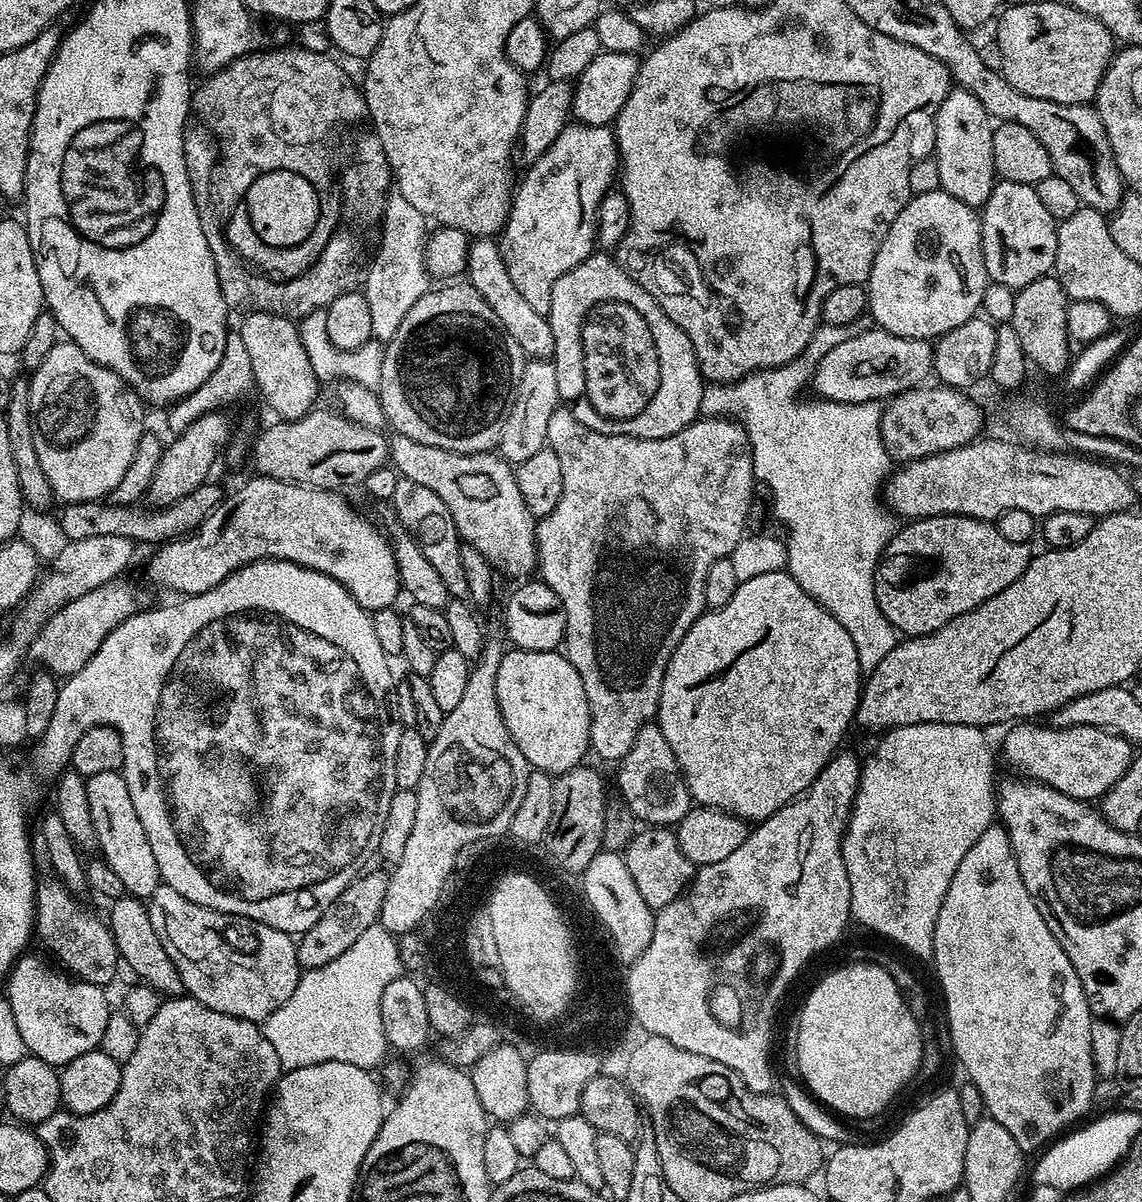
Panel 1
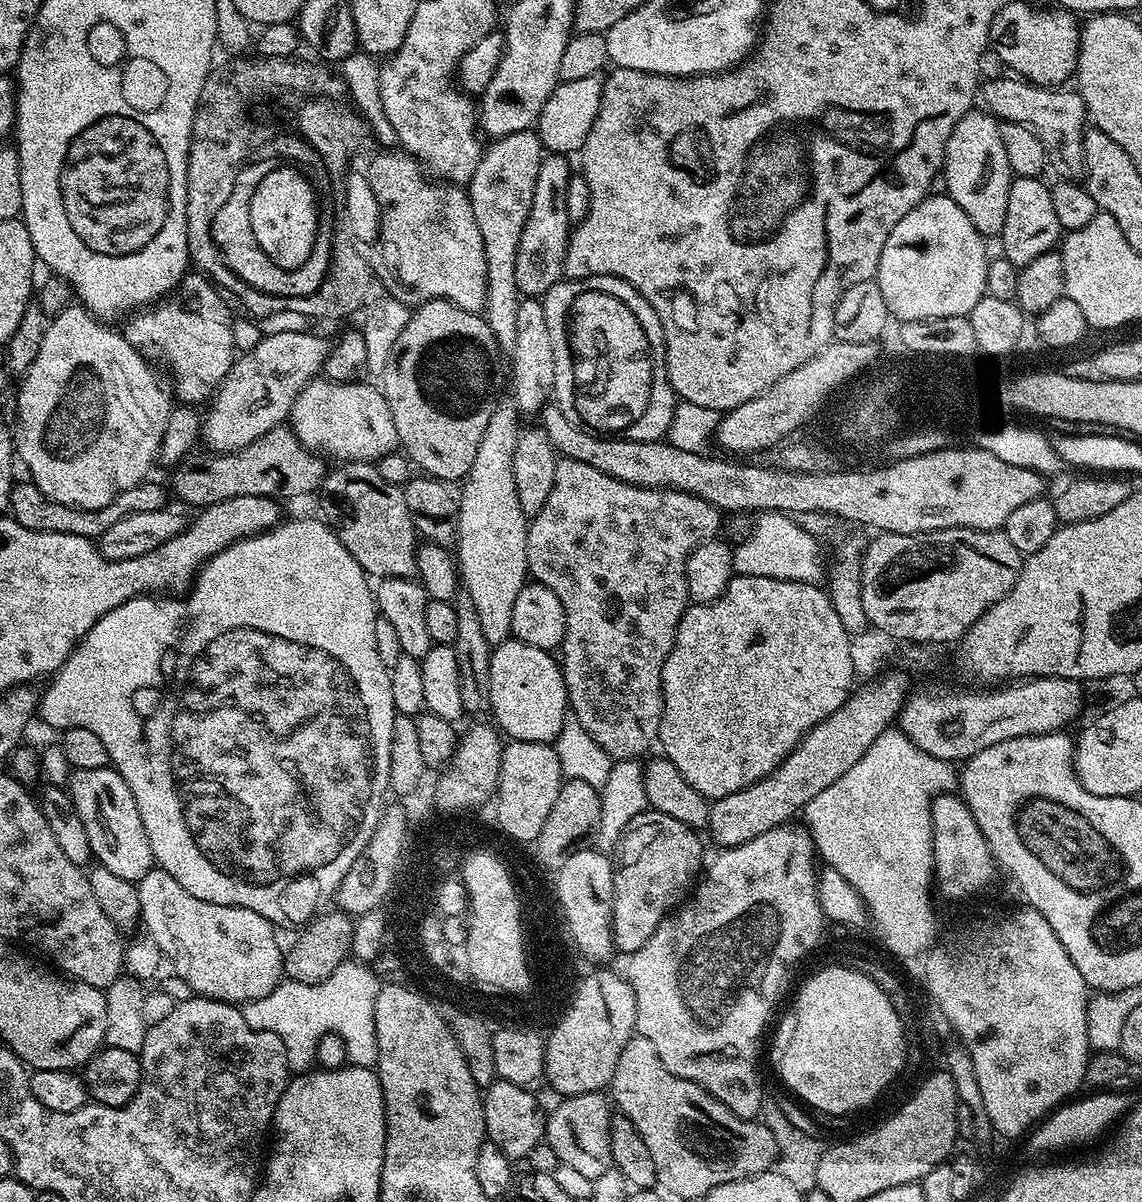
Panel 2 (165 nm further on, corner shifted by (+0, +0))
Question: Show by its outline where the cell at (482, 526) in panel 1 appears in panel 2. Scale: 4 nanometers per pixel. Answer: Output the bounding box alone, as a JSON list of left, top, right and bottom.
[290,378,400,462]

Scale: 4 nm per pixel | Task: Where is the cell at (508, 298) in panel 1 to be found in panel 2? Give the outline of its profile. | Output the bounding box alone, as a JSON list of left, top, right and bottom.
[366,150,486,313]

